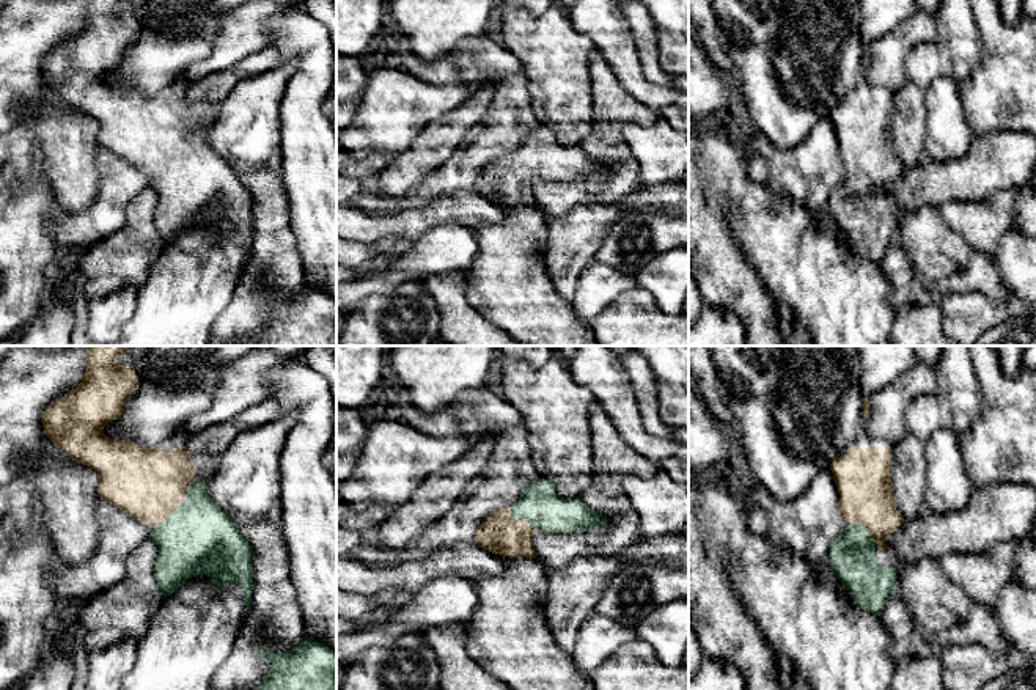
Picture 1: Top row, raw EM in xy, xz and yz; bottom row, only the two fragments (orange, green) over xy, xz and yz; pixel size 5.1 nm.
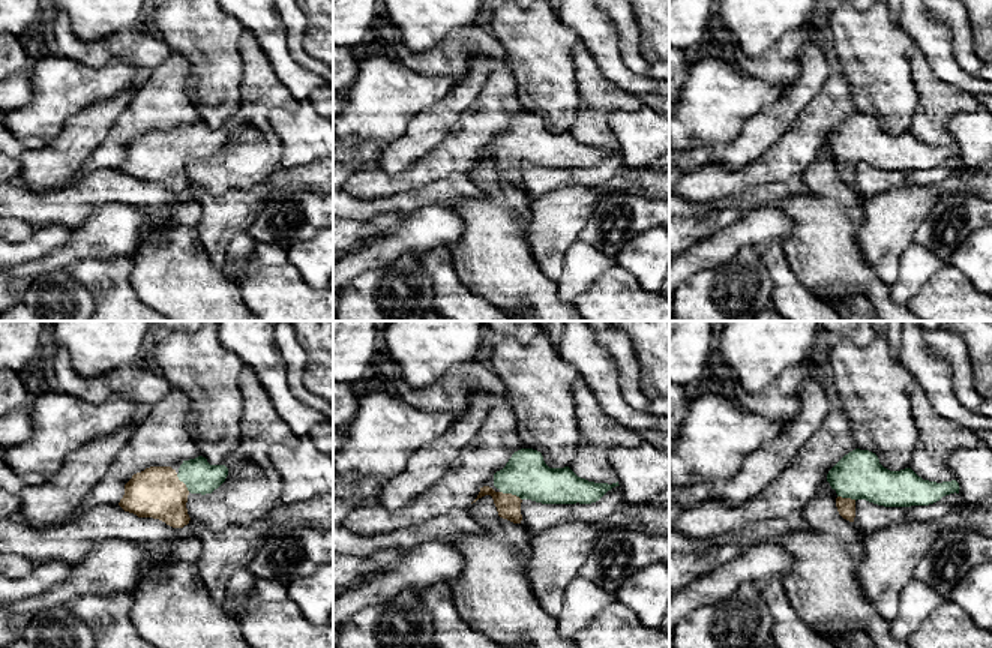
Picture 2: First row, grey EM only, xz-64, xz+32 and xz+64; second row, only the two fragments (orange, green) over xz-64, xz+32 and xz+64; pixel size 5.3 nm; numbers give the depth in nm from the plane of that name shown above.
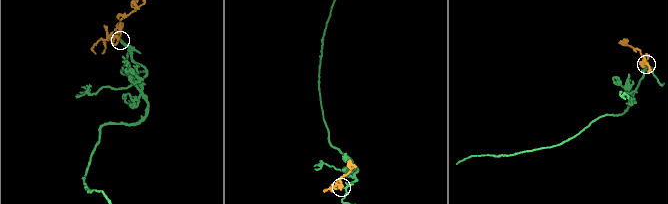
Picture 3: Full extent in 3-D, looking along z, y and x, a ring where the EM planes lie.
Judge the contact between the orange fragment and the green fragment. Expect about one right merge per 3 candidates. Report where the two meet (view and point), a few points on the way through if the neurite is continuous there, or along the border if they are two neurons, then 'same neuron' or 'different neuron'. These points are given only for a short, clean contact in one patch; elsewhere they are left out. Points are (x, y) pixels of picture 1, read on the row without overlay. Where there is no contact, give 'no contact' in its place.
contact xz (519, 168); way xz (500, 181), (508, 179), (519, 168), (541, 154); same neuron

